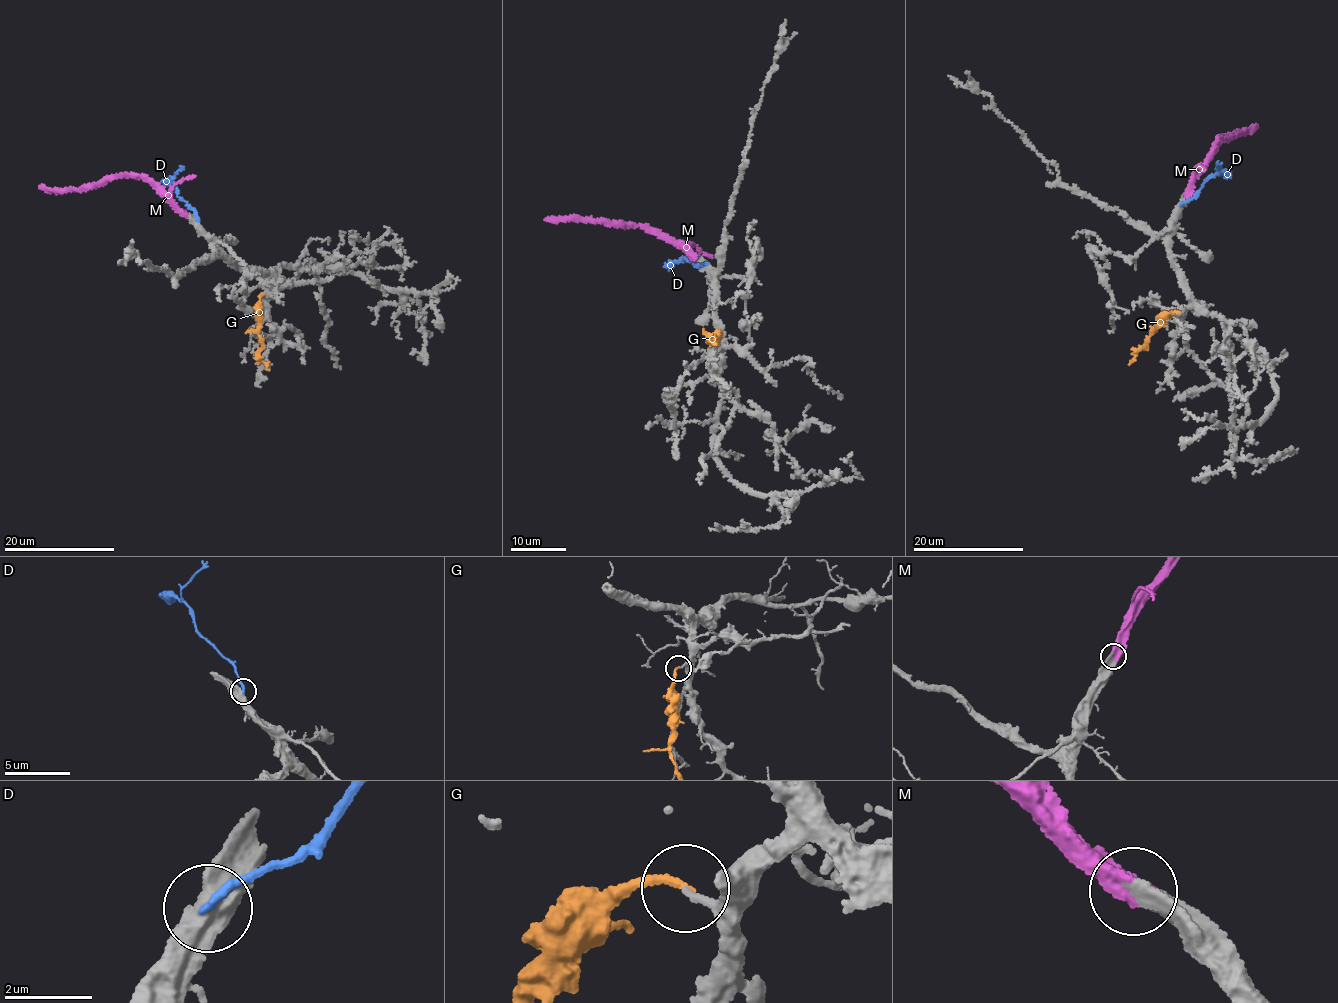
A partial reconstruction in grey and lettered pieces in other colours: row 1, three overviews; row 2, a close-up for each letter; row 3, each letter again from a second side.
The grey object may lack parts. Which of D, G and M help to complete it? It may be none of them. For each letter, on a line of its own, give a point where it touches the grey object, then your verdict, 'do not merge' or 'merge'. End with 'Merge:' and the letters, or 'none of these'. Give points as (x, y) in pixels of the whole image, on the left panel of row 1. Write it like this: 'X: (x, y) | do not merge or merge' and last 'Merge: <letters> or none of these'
D: (198, 221) | do not merge
G: (260, 296) | merge
M: (185, 215) | merge
Merge: G, M

